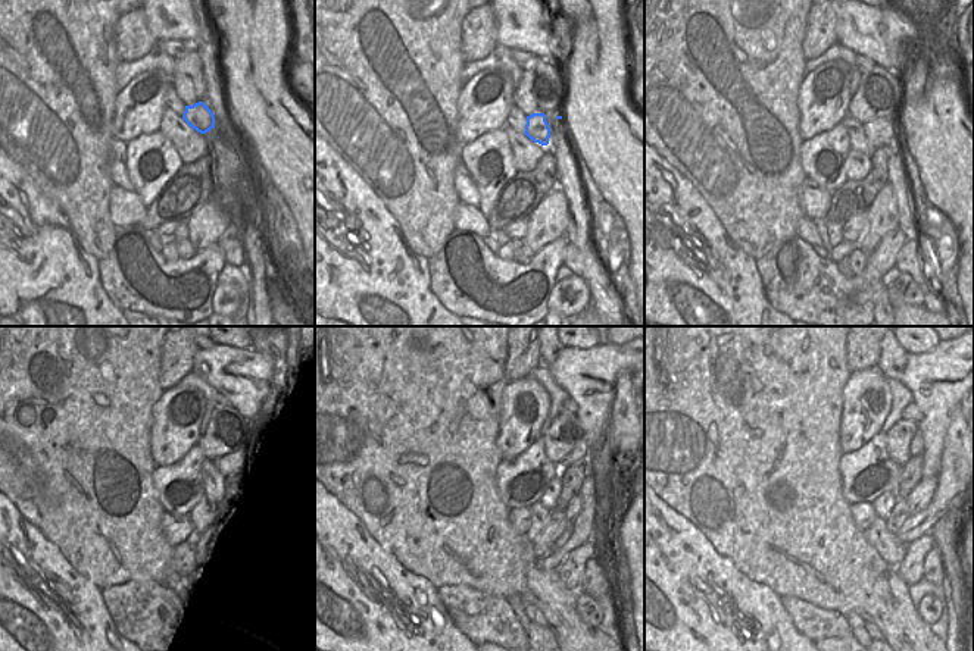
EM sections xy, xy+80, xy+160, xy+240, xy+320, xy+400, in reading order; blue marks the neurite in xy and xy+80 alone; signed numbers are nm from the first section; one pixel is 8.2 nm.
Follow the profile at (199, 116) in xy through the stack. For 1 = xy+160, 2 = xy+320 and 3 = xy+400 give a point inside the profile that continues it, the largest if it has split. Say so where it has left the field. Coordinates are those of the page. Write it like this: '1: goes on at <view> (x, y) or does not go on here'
1: goes on at xy+160 (880, 131)
2: goes on at xy+320 (580, 450)
3: goes on at xy+400 (915, 447)

